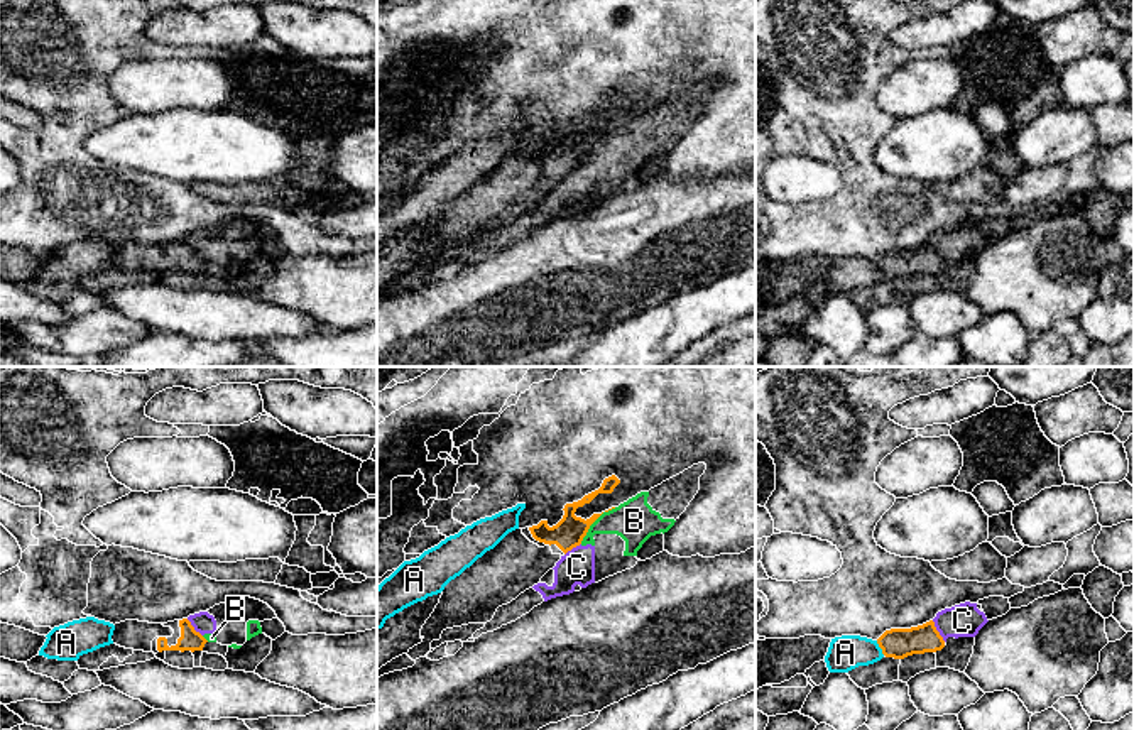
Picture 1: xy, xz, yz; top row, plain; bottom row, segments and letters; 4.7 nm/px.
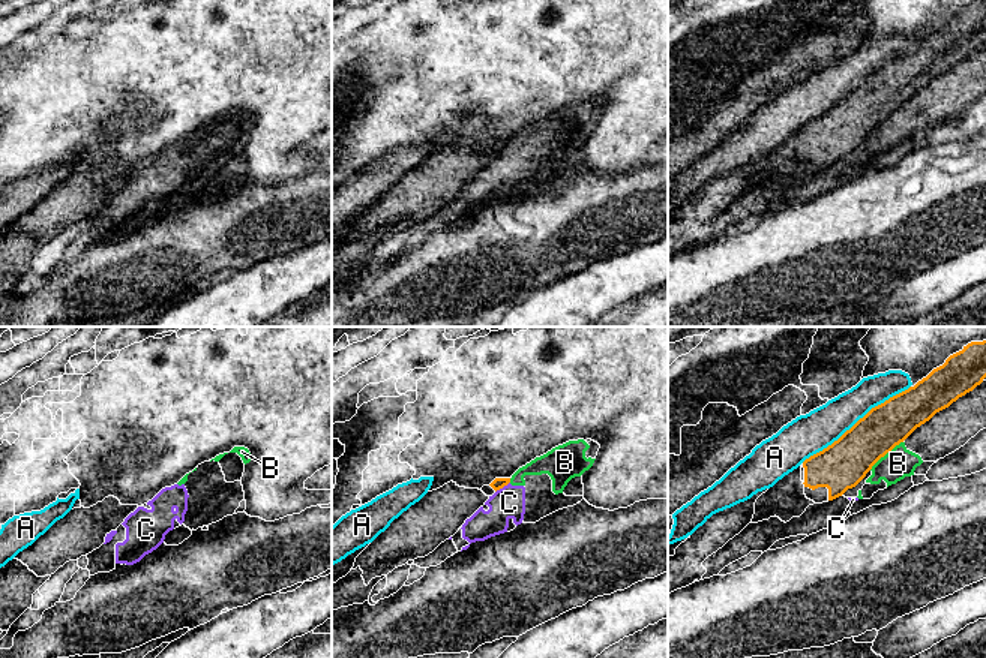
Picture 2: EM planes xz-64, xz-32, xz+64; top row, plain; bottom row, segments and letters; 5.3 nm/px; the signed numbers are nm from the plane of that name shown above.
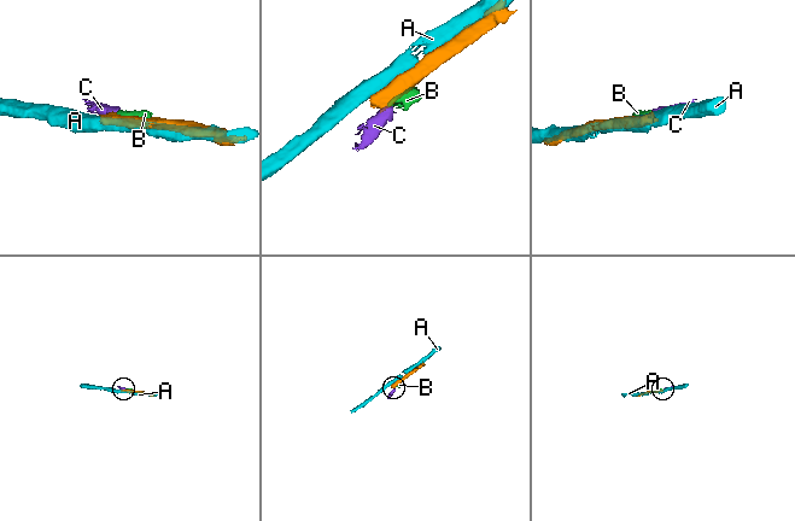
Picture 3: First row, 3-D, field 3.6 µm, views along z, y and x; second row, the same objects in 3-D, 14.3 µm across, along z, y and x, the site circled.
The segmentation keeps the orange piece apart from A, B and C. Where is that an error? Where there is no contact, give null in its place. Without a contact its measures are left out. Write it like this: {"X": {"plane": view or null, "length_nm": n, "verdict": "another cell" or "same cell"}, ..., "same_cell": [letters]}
{"A": {"plane": "yz", "length_nm": 80, "verdict": "another cell"}, "B": {"plane": "xz", "length_nm": 240, "verdict": "another cell"}, "C": {"plane": "yz", "length_nm": 120, "verdict": "another cell"}, "same_cell": []}

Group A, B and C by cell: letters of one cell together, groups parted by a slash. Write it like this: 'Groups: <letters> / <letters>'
Groups: A / B C

